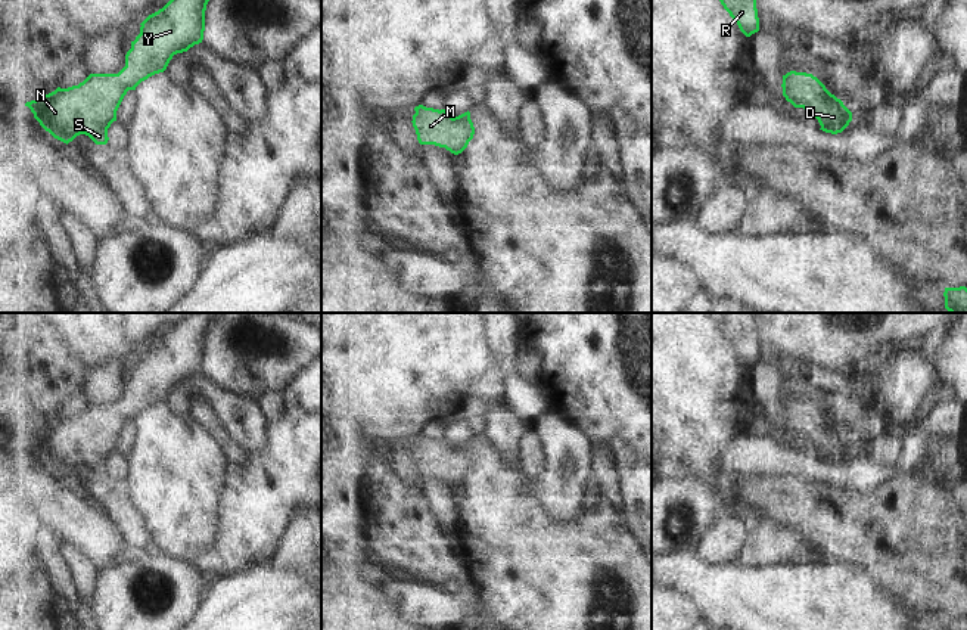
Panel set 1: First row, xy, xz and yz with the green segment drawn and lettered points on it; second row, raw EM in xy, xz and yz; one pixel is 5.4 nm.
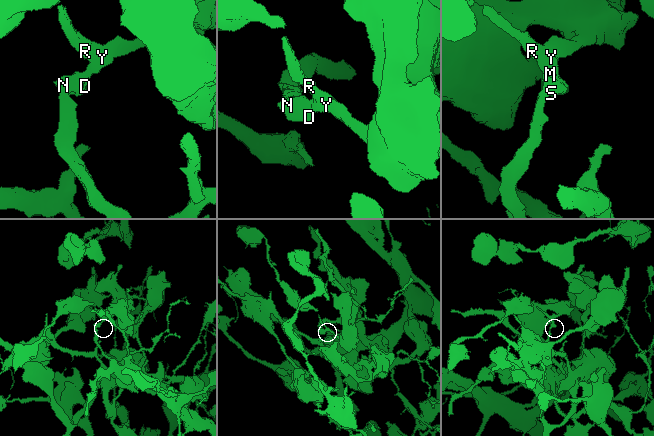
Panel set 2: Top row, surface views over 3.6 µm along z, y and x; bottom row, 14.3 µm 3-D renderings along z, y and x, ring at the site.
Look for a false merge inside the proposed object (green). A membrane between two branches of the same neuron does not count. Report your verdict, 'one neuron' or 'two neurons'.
one neuron

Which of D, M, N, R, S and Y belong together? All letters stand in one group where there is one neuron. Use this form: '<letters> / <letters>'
D M N R S Y

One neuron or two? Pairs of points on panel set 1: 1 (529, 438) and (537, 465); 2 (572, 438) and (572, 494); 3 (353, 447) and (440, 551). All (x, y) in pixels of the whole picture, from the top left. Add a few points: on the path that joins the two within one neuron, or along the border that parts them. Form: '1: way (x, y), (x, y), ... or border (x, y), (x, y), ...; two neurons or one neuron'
1: way (531, 444), (534, 459); one neuron
2: way (572, 452), (580, 469), (572, 481); one neuron
3: border (364, 443), (348, 461); two neurons

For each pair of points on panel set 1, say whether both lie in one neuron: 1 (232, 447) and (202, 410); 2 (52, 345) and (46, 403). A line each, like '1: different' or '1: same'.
1: same
2: same

